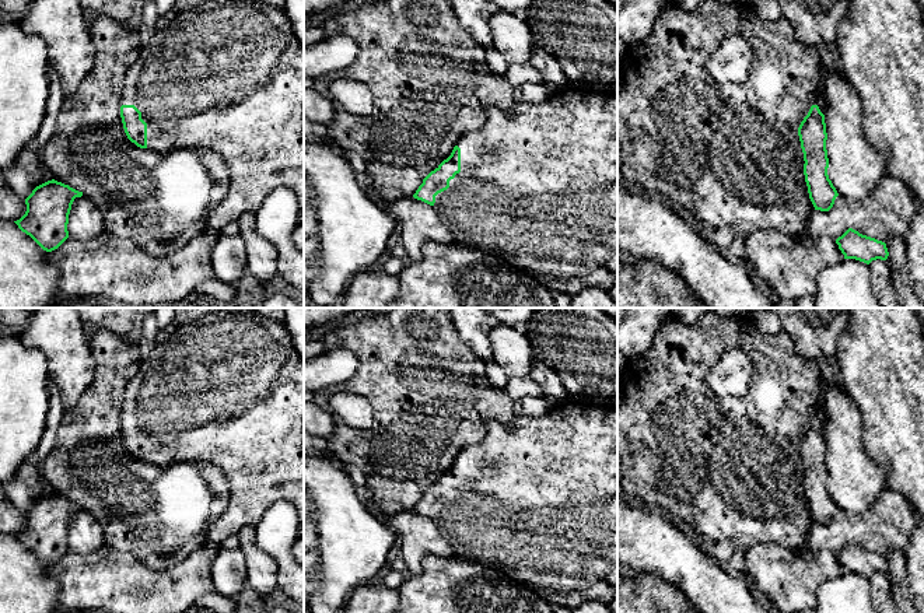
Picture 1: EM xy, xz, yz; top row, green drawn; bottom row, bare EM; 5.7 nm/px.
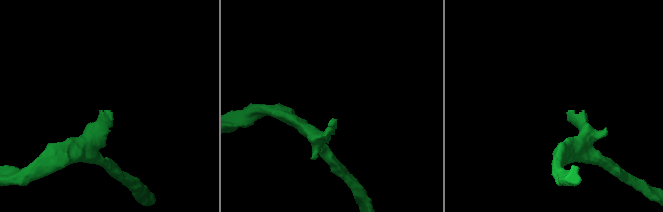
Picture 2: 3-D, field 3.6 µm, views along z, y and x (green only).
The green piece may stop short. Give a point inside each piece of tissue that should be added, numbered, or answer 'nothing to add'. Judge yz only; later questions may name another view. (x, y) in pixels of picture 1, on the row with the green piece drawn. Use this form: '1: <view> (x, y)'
1: yz (816, 98)

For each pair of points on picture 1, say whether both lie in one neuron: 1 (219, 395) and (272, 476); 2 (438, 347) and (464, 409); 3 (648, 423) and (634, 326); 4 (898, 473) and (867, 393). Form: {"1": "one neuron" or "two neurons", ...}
{"1": "one neuron", "2": "one neuron", "3": "two neurons", "4": "one neuron"}

